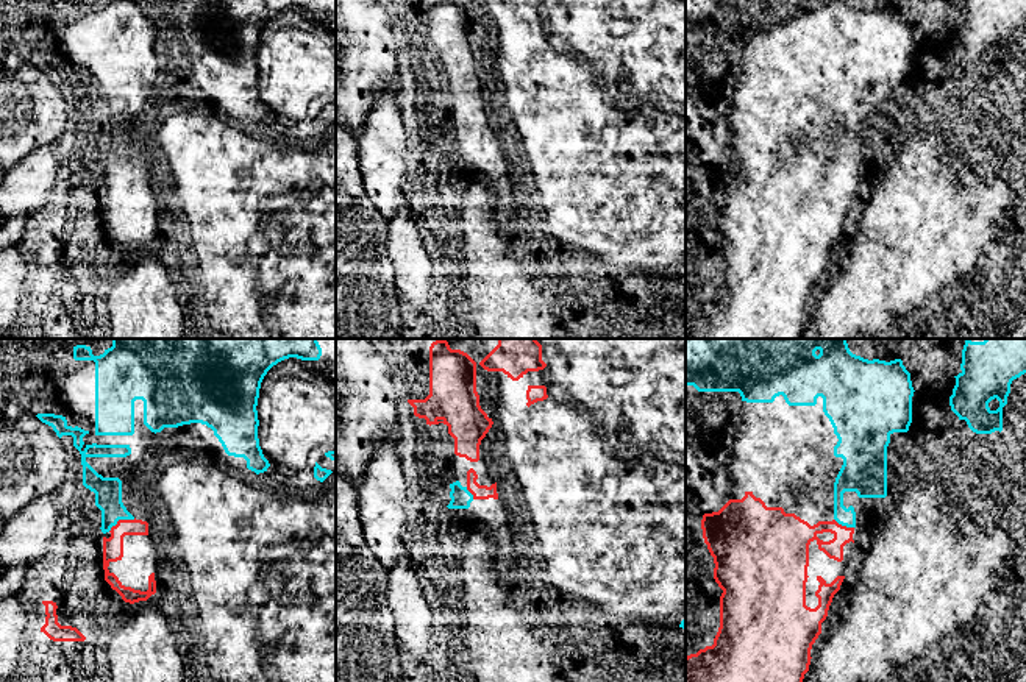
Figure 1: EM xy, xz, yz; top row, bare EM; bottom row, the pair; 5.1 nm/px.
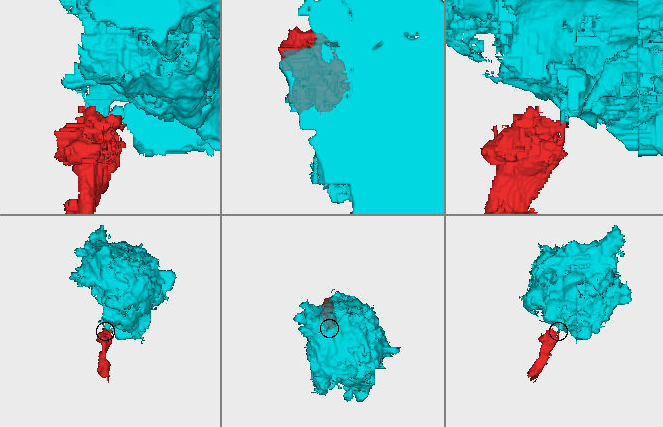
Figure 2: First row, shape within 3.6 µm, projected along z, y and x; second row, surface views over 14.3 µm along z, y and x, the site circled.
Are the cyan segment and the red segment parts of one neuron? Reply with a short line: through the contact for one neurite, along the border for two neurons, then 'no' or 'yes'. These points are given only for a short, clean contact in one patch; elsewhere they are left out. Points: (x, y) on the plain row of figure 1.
line xy (135, 169), (121, 169), (108, 181); no

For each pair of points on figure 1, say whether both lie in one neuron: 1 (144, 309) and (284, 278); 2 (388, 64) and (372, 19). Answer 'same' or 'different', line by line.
1: different
2: same

